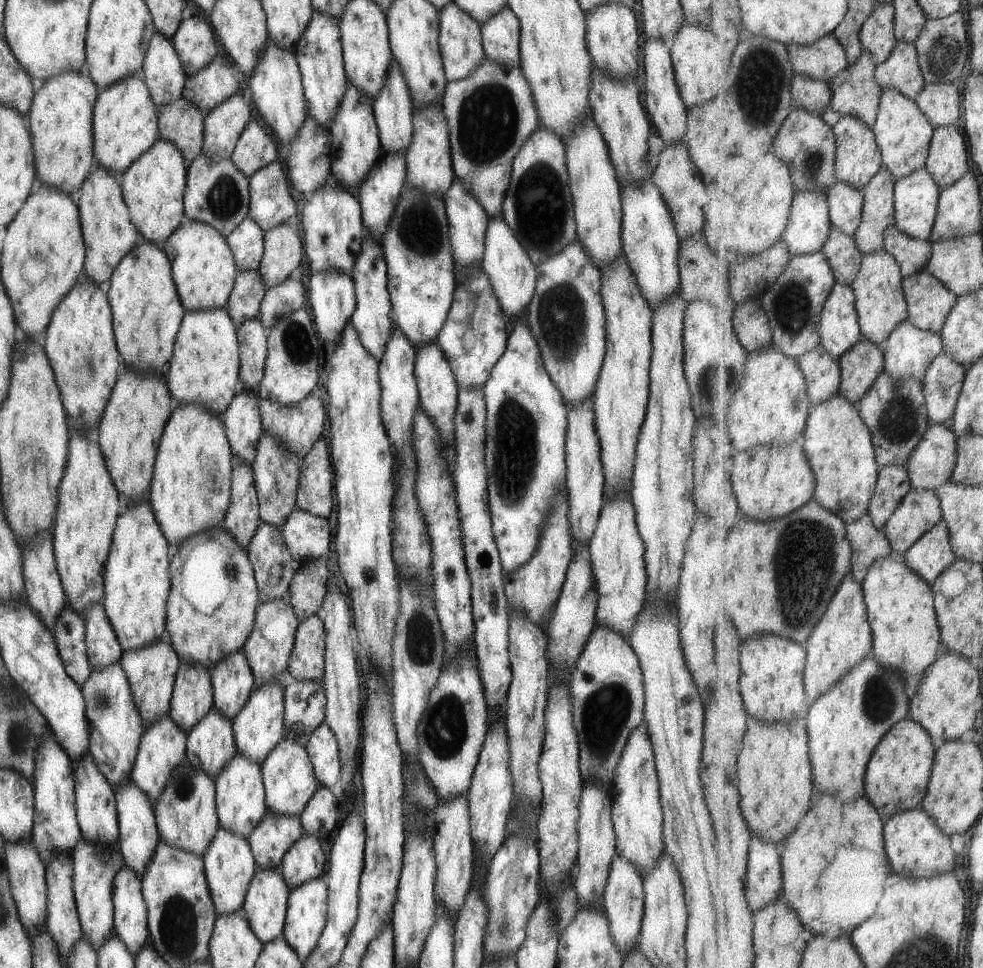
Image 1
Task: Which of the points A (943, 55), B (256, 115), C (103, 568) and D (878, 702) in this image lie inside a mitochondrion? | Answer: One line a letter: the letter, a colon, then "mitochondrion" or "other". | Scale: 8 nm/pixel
A: mitochondrion
B: other
C: other
D: mitochondrion

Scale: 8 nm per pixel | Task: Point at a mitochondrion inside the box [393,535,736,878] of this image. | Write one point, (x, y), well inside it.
(608, 710)

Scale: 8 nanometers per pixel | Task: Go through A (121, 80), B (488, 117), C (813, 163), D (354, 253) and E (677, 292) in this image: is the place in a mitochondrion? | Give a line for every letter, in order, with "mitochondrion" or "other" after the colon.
A: other
B: mitochondrion
C: mitochondrion
D: other
E: other

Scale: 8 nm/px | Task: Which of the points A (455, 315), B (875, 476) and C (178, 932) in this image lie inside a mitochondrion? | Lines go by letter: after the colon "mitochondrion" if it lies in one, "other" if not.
A: other
B: other
C: mitochondrion

